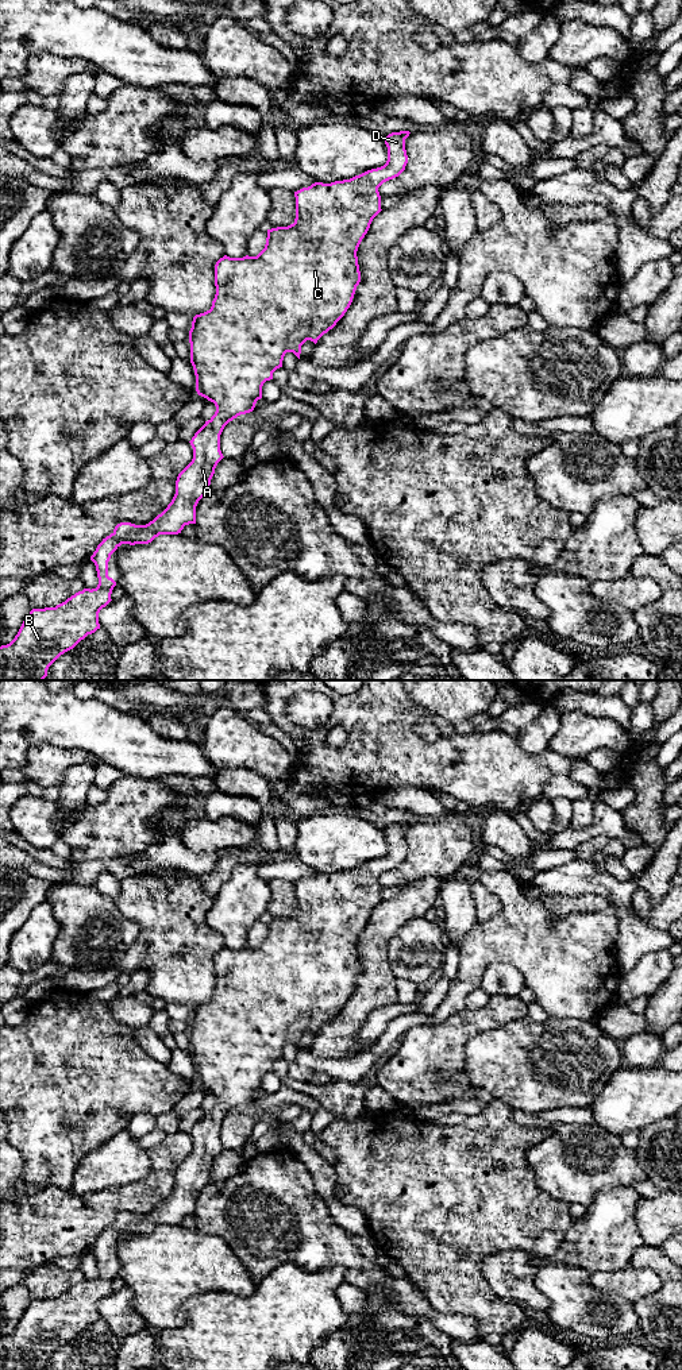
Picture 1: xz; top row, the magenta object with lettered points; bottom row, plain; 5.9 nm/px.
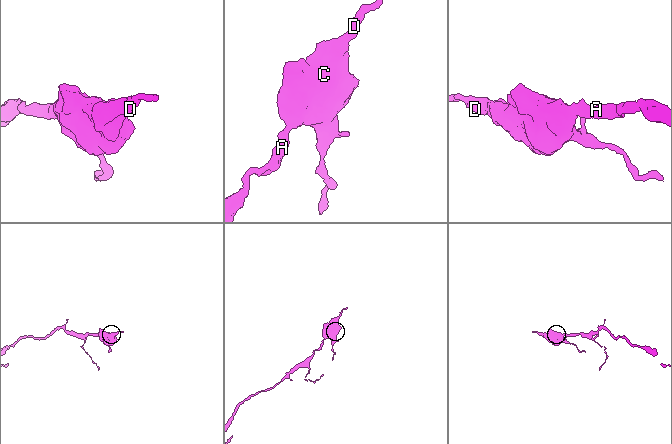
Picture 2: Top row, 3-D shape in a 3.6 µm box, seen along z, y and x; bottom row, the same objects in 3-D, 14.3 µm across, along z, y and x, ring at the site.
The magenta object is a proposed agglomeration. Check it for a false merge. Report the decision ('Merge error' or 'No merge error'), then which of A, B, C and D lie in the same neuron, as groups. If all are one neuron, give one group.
No merge error. Groups: A B C D

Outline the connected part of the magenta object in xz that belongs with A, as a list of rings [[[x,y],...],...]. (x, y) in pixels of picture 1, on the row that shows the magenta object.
[[[400,131],[385,138],[388,161],[384,166],[350,180],[315,182],[294,192],[294,223],[267,229],[265,248],[257,256],[224,255],[216,262],[212,306],[193,317],[189,331],[196,391],[213,402],[216,412],[189,441],[193,459],[178,474],[172,502],[149,524],[120,522],[103,539],[90,556],[99,578],[96,588],[84,588],[55,607],[30,611],[15,638],[0,647],[0,680],[43,680],[49,667],[61,655],[100,629],[99,613],[112,601],[111,594],[116,586],[108,576],[108,561],[122,544],[149,544],[159,535],[178,535],[185,525],[196,524],[196,506],[209,493],[215,468],[224,458],[220,451],[224,427],[238,416],[254,410],[262,398],[263,383],[273,379],[273,373],[282,367],[286,352],[293,352],[300,359],[301,346],[307,340],[316,344],[350,308],[361,282],[357,251],[373,219],[382,211],[378,188],[405,170],[405,139],[409,134]]]

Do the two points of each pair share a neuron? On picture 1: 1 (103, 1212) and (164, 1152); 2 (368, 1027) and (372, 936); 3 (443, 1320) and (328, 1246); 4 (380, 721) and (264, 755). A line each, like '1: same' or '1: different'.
1: same
2: different
3: same
4: different

